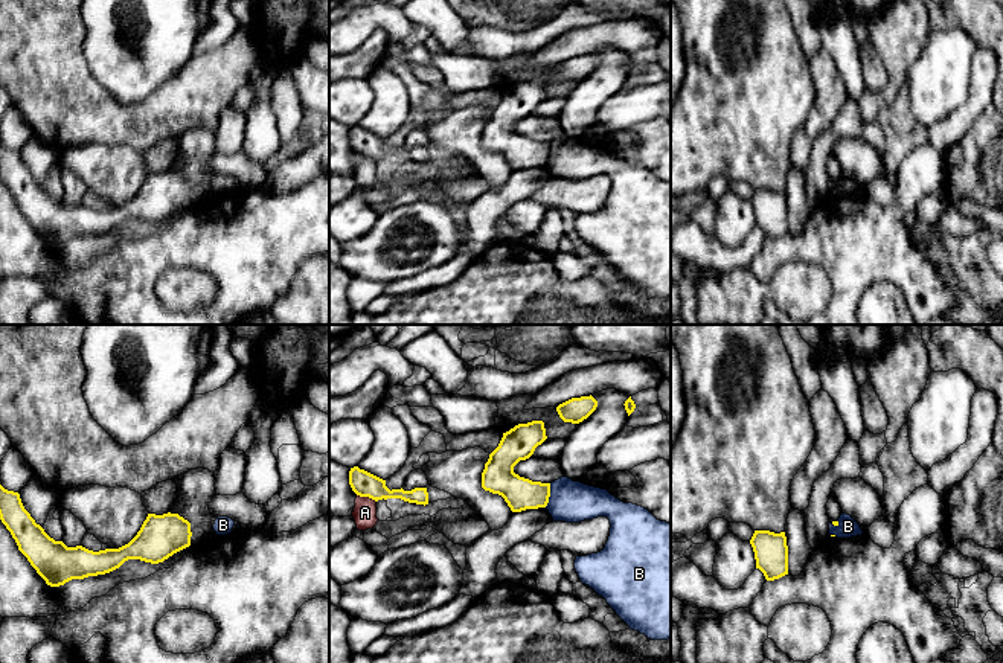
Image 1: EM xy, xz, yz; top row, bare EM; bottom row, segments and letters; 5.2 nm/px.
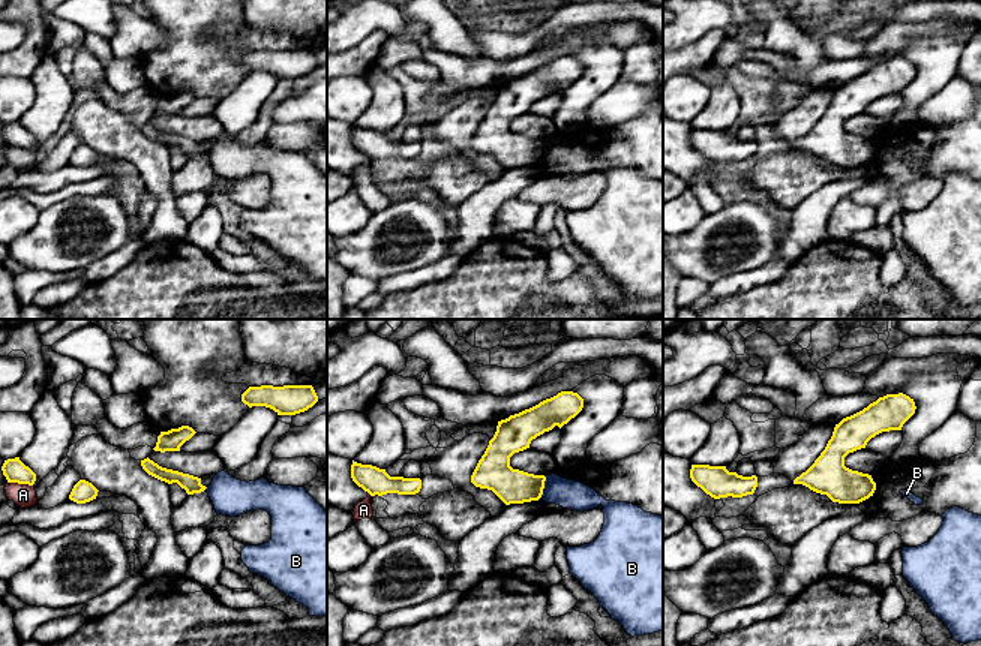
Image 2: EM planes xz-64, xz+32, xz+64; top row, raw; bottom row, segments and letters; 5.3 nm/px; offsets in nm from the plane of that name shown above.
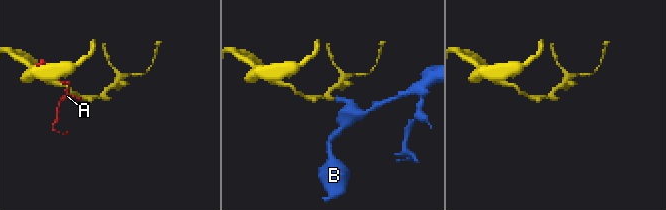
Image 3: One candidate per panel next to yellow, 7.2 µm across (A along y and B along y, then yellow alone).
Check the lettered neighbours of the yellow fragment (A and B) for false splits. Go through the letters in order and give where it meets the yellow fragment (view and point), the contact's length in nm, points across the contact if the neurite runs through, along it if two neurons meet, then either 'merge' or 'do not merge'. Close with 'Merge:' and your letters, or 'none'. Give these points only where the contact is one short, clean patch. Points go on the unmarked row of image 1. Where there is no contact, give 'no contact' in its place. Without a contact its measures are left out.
A: contact xz (366, 154); length 110 nm; do not merge
B: contact xz (549, 154); length 130 nm; border xz (551, 142), (549, 160), (544, 165); do not merge
Merge: none

